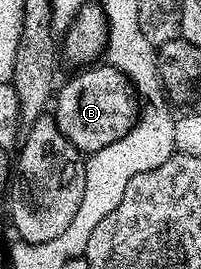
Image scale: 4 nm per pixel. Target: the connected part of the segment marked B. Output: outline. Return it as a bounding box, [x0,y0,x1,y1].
[55,64,139,154]

